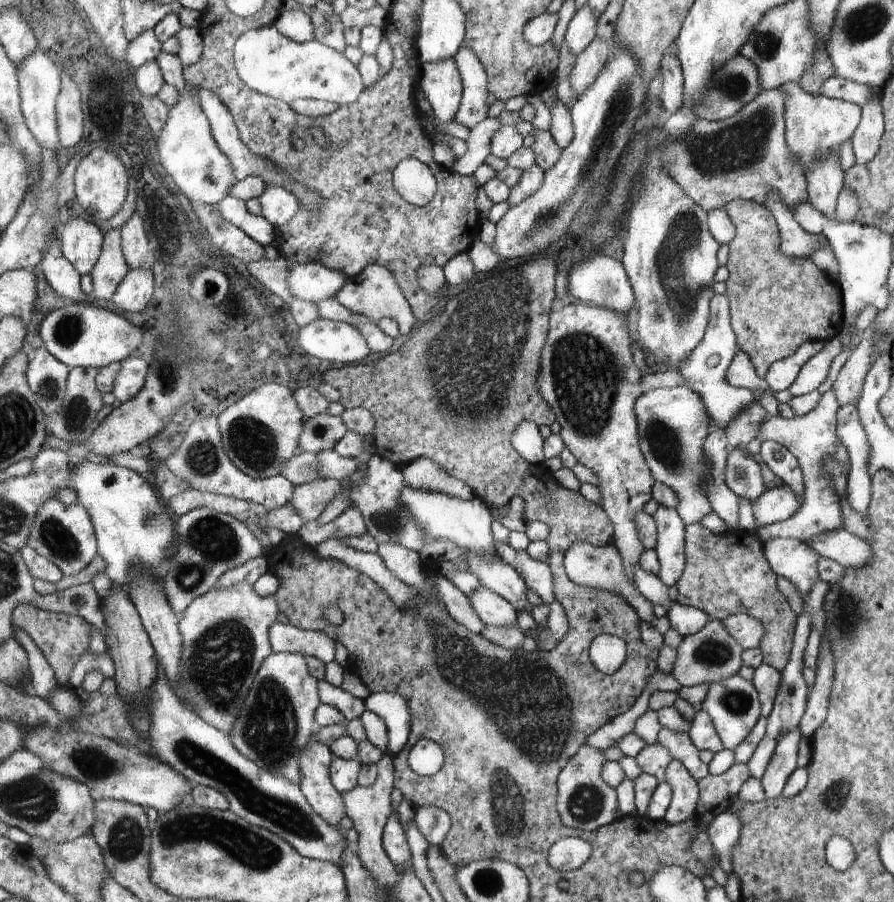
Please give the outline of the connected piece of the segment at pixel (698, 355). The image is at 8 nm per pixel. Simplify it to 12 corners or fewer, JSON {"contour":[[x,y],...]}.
{"contour":[[728,297],[710,298],[710,325],[678,364],[712,431],[730,426],[751,390],[725,377],[740,350]]}

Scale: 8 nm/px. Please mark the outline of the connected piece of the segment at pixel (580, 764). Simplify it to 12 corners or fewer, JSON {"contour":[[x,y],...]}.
{"contour":[[581,746],[558,775],[568,828],[592,832],[621,818],[602,780],[602,751]]}

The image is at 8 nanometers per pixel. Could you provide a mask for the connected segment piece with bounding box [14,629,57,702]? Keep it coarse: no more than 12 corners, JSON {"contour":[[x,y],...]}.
{"contour":[[24,630],[14,638],[29,658],[34,695],[50,702],[57,681],[42,651]]}

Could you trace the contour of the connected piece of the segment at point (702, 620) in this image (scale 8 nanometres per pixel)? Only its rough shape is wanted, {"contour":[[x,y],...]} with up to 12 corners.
{"contour":[[674,601],[667,610],[682,638],[698,634],[712,619]]}

